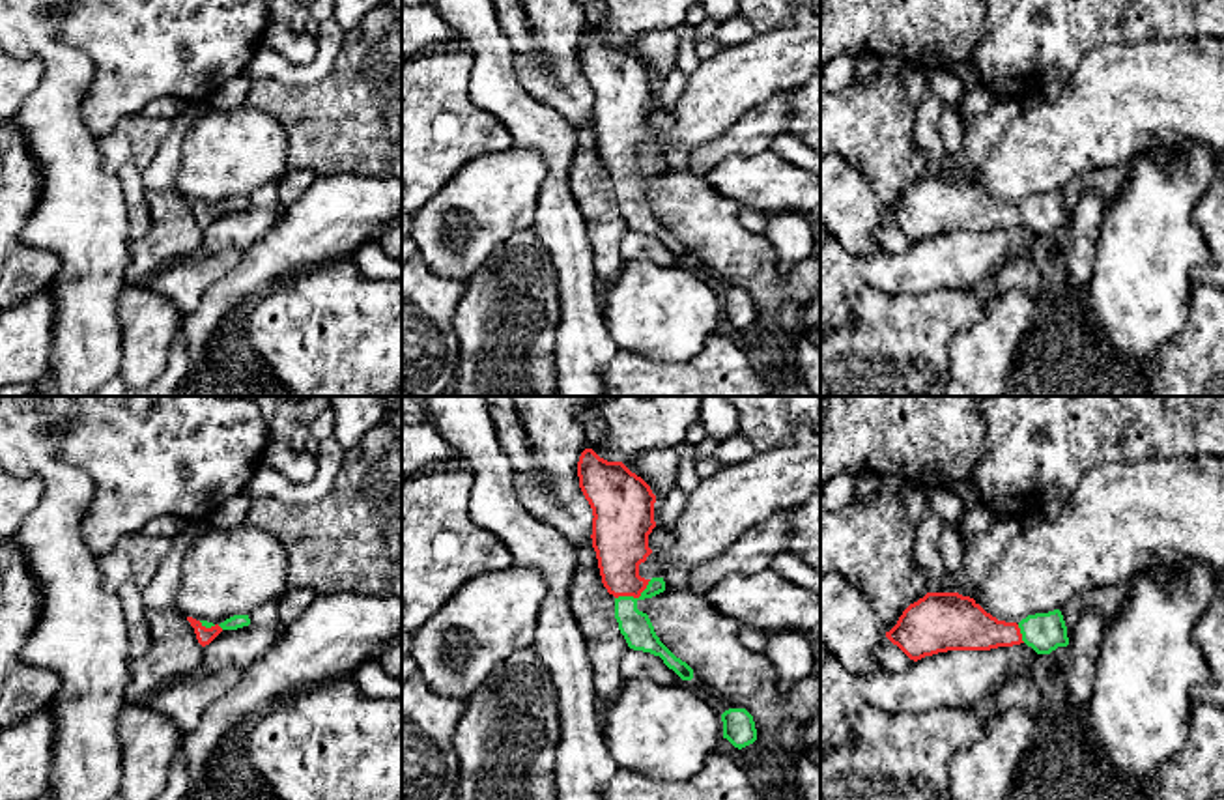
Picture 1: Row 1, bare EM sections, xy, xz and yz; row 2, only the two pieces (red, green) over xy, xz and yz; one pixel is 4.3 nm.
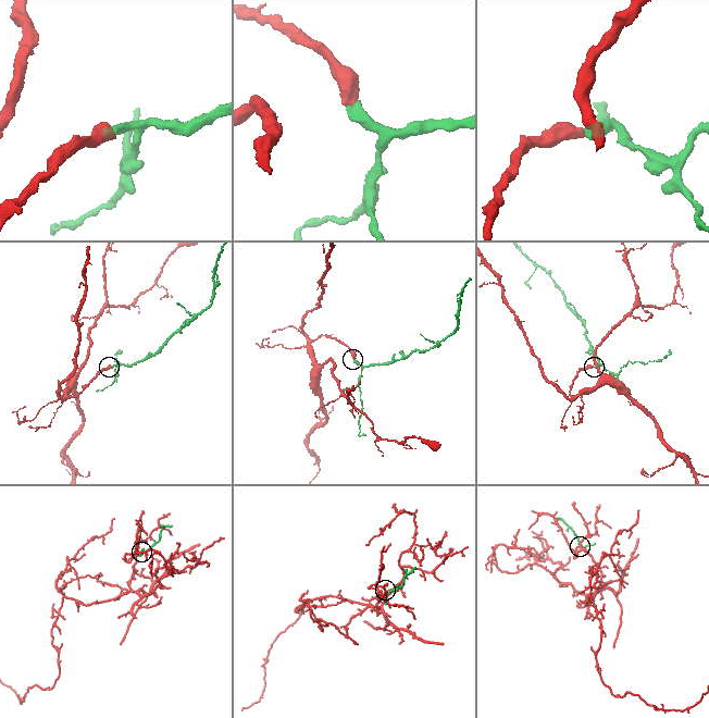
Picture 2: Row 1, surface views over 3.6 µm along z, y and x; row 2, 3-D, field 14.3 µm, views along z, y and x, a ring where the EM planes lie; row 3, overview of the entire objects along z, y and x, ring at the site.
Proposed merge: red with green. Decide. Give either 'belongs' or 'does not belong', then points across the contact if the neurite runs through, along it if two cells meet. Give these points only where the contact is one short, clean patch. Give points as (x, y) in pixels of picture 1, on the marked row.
belongs; way xz (621, 541), (621, 578), (634, 597), (632, 623), (636, 627)

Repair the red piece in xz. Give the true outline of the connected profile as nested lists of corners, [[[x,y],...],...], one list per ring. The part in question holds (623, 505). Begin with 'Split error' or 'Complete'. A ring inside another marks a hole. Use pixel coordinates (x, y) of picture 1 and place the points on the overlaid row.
Split error. [[[592,449],[581,452],[577,477],[579,488],[592,508],[592,548],[596,551],[602,583],[607,593],[615,596],[615,619],[620,634],[630,649],[660,656],[682,680],[691,680],[693,669],[660,641],[648,615],[637,609],[639,600],[652,598],[665,591],[663,578],[645,579],[639,576],[639,564],[652,553],[648,535],[656,527],[656,495],[650,486],[622,462],[607,462]]]

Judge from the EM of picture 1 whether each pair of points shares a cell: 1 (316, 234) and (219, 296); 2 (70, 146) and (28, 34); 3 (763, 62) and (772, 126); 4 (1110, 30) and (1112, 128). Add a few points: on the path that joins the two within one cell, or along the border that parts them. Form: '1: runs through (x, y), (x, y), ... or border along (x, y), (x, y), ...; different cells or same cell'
1: runs through (292, 245), (243, 281); same cell
2: runs through (58, 118), (56, 62); same cell
3: border along (793, 90), (755, 105), (733, 126); different cells
4: border along (1153, 40), (1101, 43), (1075, 70); different cells

